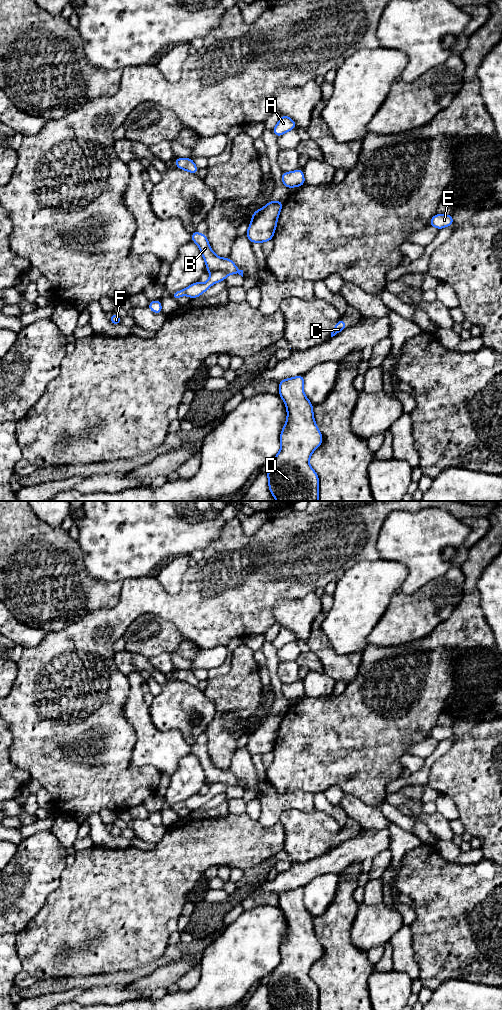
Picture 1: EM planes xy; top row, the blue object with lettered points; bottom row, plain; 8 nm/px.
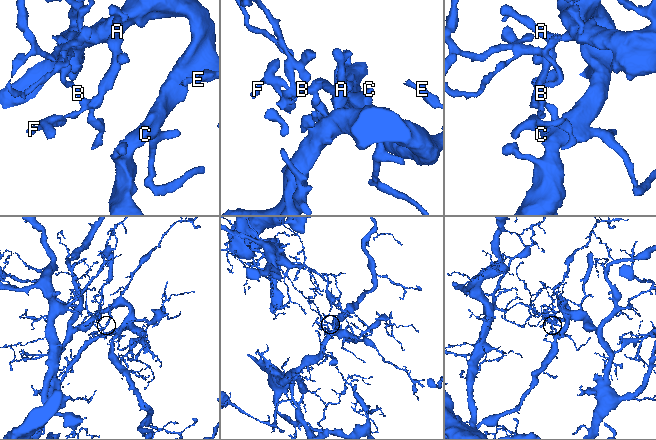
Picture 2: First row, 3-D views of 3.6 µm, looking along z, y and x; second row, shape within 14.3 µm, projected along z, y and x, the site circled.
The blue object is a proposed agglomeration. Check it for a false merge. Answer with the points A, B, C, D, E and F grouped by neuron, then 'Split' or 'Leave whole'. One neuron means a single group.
Groups: A C D E F / B. Split

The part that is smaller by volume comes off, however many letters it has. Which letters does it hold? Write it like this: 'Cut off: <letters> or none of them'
Cut off: B

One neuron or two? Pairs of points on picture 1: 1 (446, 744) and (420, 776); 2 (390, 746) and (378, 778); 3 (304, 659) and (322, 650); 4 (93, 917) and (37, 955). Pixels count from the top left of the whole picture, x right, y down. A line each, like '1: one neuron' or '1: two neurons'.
1: one neuron
2: one neuron
3: two neurons
4: one neuron

